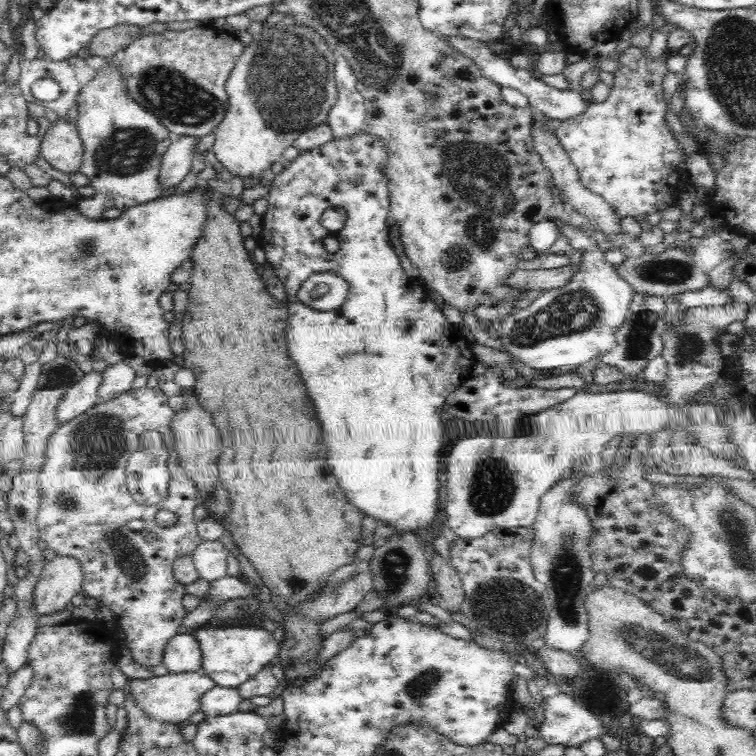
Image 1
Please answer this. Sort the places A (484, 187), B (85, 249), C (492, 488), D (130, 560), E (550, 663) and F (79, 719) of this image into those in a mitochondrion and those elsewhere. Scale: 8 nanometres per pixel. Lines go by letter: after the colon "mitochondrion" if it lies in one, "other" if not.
A: mitochondrion
B: mitochondrion
C: mitochondrion
D: mitochondrion
E: other
F: mitochondrion

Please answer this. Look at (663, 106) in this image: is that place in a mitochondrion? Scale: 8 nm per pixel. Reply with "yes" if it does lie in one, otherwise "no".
no

